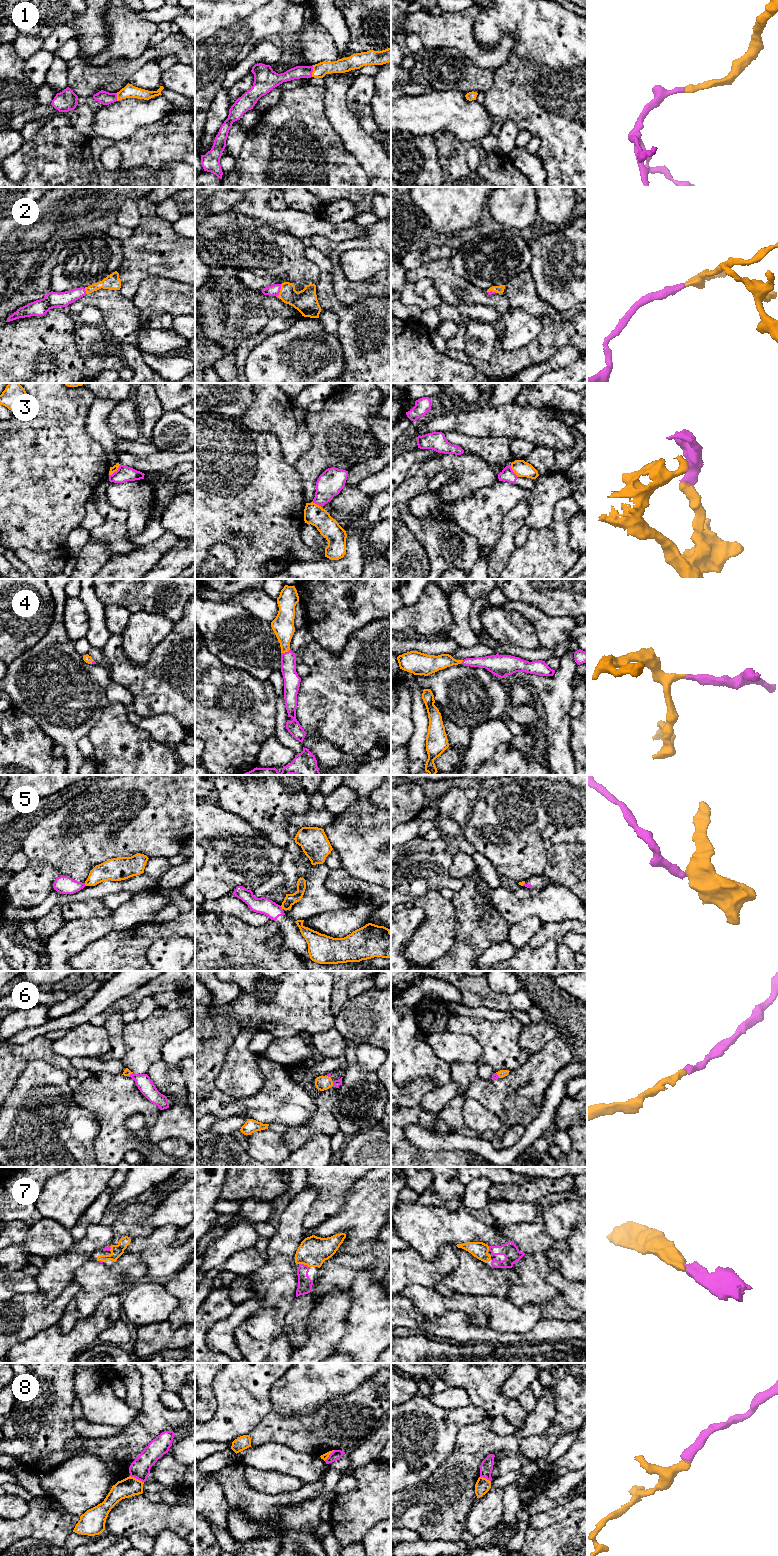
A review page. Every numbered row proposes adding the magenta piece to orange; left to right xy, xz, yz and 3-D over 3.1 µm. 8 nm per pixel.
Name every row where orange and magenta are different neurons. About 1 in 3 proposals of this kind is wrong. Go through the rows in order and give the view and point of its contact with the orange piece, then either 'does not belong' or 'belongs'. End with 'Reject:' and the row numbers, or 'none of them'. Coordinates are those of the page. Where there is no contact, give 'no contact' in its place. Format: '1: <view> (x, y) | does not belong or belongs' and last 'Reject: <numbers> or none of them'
1: xz (313, 71) | belongs
2: xz (280, 290) | belongs
3: xy (115, 471) | does not belong
4: xz (285, 651) | belongs
5: xz (282, 908) | does not belong
6: xz (332, 1083) | belongs
7: xz (304, 1264) | belongs
8: xy (137, 1479) | belongs
Reject: 3, 5

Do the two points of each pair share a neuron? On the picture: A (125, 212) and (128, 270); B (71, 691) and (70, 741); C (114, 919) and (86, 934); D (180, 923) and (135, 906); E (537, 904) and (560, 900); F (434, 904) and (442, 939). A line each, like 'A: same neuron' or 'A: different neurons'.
A: different neurons
B: same neuron
C: same neuron
D: different neurons
E: same neuron
F: same neuron

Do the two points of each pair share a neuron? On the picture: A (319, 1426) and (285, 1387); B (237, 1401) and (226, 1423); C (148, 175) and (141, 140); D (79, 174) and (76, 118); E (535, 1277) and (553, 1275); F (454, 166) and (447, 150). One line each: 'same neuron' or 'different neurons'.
A: different neurons
B: same neuron
C: same neuron
D: different neurons
E: different neurons
F: same neuron

